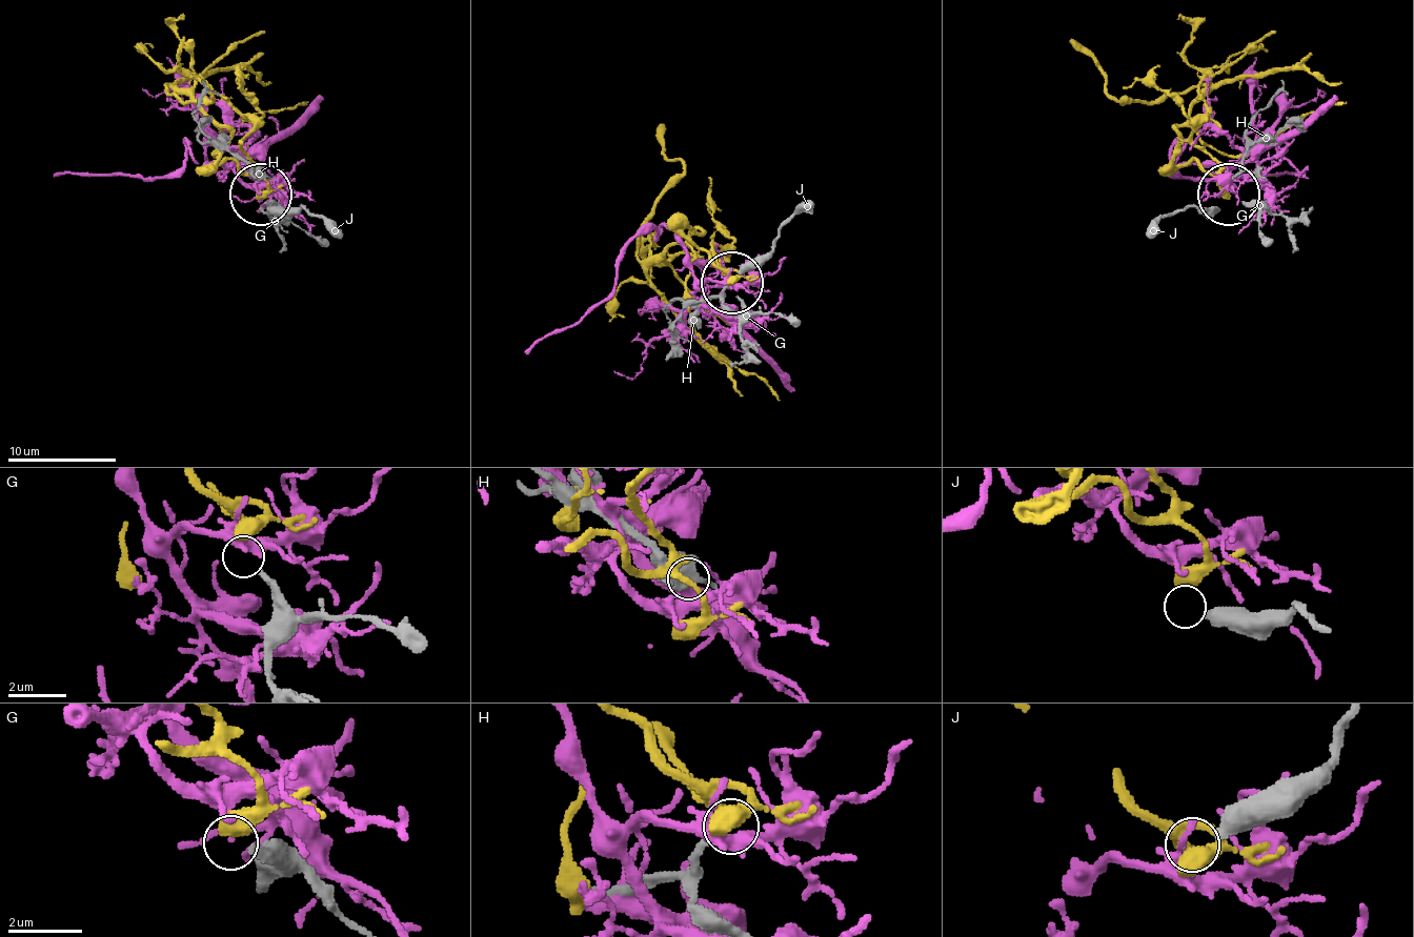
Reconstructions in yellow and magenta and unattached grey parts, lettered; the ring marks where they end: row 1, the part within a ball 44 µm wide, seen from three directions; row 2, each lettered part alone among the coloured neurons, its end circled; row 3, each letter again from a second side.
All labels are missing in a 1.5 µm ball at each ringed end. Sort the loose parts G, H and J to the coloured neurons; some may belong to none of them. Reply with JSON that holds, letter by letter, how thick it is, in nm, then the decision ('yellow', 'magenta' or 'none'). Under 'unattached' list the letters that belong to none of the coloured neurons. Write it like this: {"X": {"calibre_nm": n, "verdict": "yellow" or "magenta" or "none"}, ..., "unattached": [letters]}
{"G": {"calibre_nm": 220, "verdict": "yellow"}, "H": {"calibre_nm": 200, "verdict": "none"}, "J": {"calibre_nm": 440, "verdict": "none"}, "unattached": ["H", "J"]}

